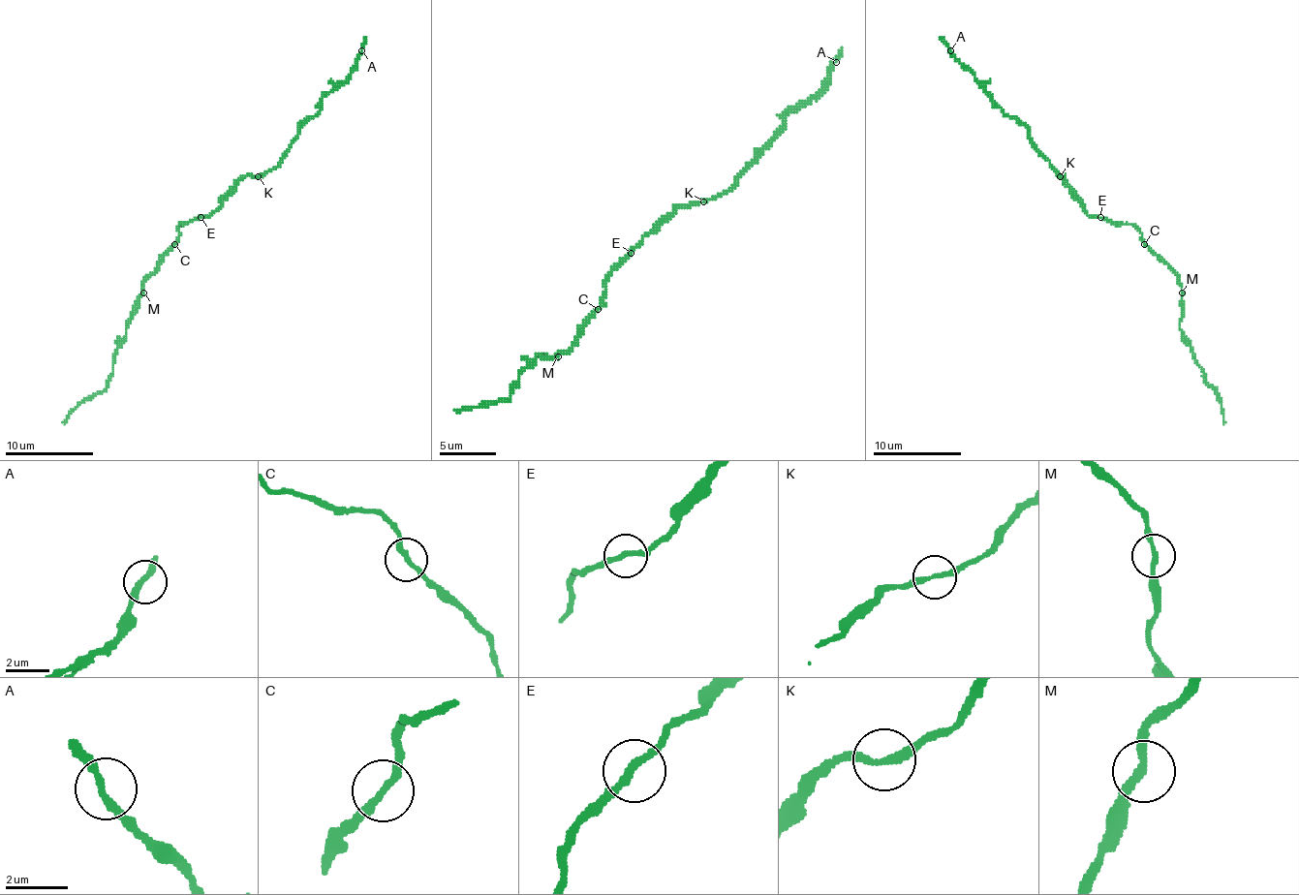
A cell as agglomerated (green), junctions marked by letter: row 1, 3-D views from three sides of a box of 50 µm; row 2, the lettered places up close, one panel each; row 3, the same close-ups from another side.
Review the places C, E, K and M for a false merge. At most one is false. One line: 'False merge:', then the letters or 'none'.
False merge: none

